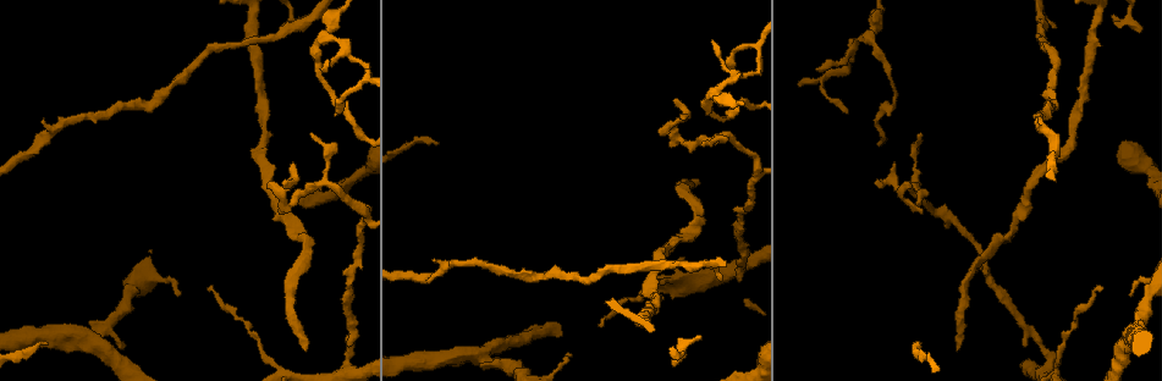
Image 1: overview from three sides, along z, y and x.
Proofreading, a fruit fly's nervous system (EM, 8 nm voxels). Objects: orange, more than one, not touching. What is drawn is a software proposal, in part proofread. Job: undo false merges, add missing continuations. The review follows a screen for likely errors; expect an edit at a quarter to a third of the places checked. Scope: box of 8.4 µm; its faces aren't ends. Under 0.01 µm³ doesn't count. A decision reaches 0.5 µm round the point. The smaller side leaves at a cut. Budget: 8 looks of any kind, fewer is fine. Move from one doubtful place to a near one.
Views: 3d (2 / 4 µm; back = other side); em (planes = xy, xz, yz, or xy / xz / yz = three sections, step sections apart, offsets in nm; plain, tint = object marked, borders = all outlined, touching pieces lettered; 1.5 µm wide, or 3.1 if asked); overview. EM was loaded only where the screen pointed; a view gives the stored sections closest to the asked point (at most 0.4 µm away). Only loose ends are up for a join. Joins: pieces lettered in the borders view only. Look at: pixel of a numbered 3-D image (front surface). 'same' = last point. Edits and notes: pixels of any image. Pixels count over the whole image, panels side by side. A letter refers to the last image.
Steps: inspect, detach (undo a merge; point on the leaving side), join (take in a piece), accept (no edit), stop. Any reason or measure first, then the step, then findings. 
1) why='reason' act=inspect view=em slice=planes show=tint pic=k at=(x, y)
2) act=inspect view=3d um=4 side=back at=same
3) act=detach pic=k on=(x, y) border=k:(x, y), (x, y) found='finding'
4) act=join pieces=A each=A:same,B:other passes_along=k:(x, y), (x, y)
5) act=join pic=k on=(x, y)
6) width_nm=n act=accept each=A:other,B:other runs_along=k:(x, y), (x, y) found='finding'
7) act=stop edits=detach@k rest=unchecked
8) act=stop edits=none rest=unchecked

why='free end' act=inspect view=em slice=planes show=plain pic=1 at=(313, 135)

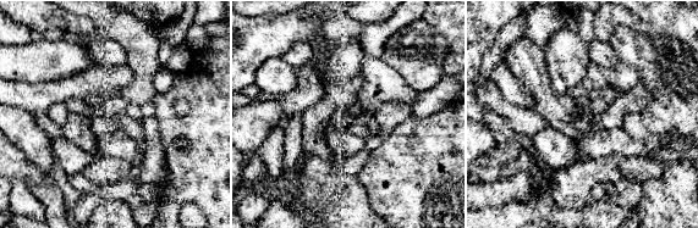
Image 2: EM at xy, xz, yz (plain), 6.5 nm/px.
why='what lies round it' act=inspect view=em slice=planes show=borders at=same

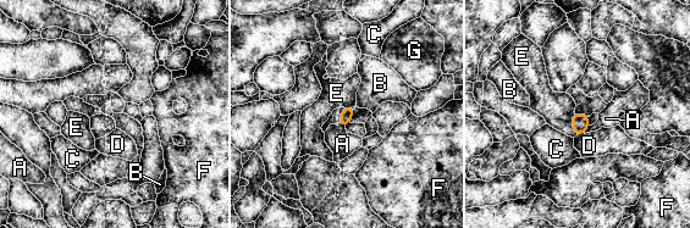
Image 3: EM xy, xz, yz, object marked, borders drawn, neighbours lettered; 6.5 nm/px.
act=accept each=A:other,B:other,C:other,D:other,E:other,F:other,G:other border=3:(589, 126), (584, 133) found='no lettered piece goes on from it'

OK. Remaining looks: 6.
why='an open end' act=inspect view=3d um=2 side=back pic=1 at=(956, 348)

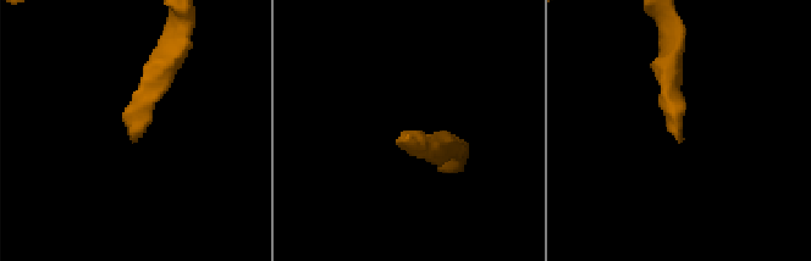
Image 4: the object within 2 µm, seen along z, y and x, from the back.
why='now the EM' act=inspect view=em slice=yz step=4 show=borders pic=4 at=(130, 137)

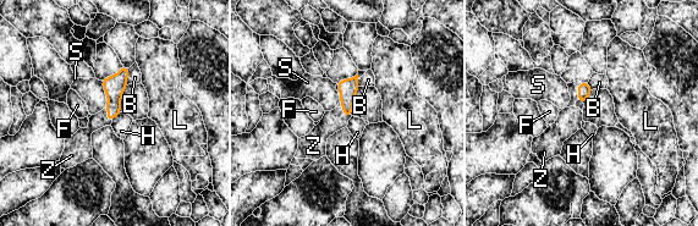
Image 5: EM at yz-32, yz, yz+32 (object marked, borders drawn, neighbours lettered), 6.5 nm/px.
act=join pieces=Z each=B:other,F:other,H:other,L:other,S:other,Z:same found='it goes on there'

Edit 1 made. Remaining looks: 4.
why='three arms meet' act=inspect view=em slice=planes show=tint pic=1 at=(1048, 365)

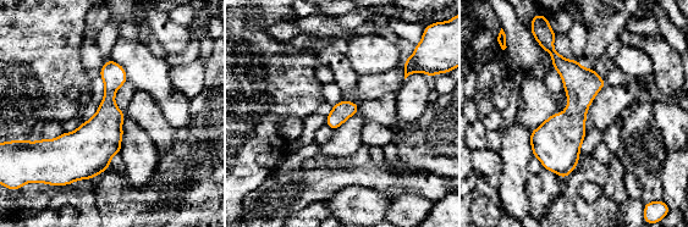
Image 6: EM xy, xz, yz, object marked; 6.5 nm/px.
why='see the neighbours' act=inspect view=em slice=planes show=borders at=same

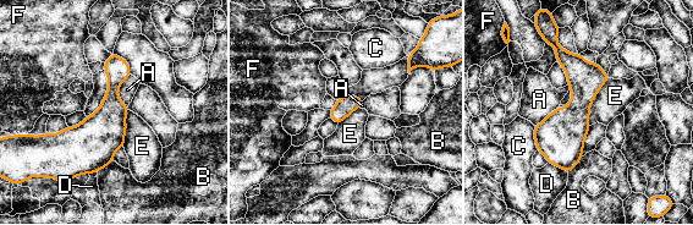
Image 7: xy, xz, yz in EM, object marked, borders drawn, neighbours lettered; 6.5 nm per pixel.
act=accept each=A:other,B:other,C:other,D:other,E:other,F:other runs_along=7:(553, 40), (578, 71), (567, 168) found='continuous, no second neuron'

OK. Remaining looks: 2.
act=stop edits=join@5 rest=unchecked

